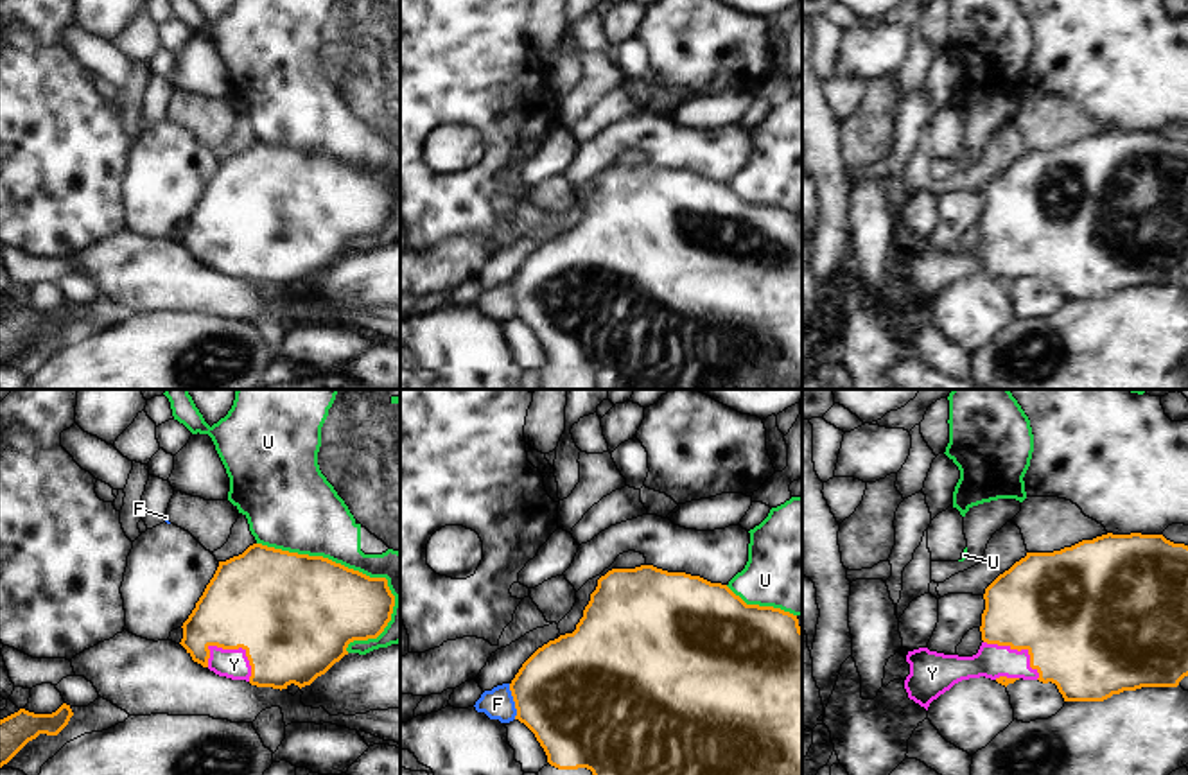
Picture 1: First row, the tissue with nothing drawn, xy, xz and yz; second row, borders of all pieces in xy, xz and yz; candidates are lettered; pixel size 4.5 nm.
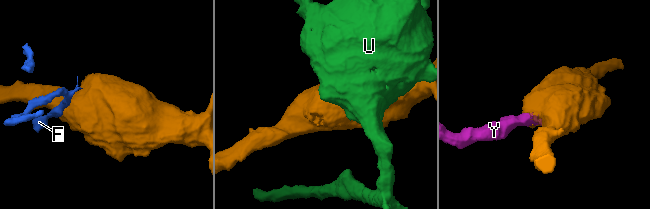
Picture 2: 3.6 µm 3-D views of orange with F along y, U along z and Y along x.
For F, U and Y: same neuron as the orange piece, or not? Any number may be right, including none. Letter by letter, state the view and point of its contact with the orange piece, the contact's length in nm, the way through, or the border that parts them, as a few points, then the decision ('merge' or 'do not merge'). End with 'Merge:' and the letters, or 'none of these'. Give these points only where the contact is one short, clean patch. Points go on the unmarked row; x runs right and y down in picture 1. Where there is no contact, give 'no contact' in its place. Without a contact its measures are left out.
F: xz (514, 298) | 160 nm | along xz (508, 282), (515, 316) | do not merge
U: xy (340, 162) | 700 nm | do not merge
Y: xy (241, 244) | 260 nm | across xy (280, 205), (241, 244), (234, 252), (234, 262) | merge
Merge: Y

